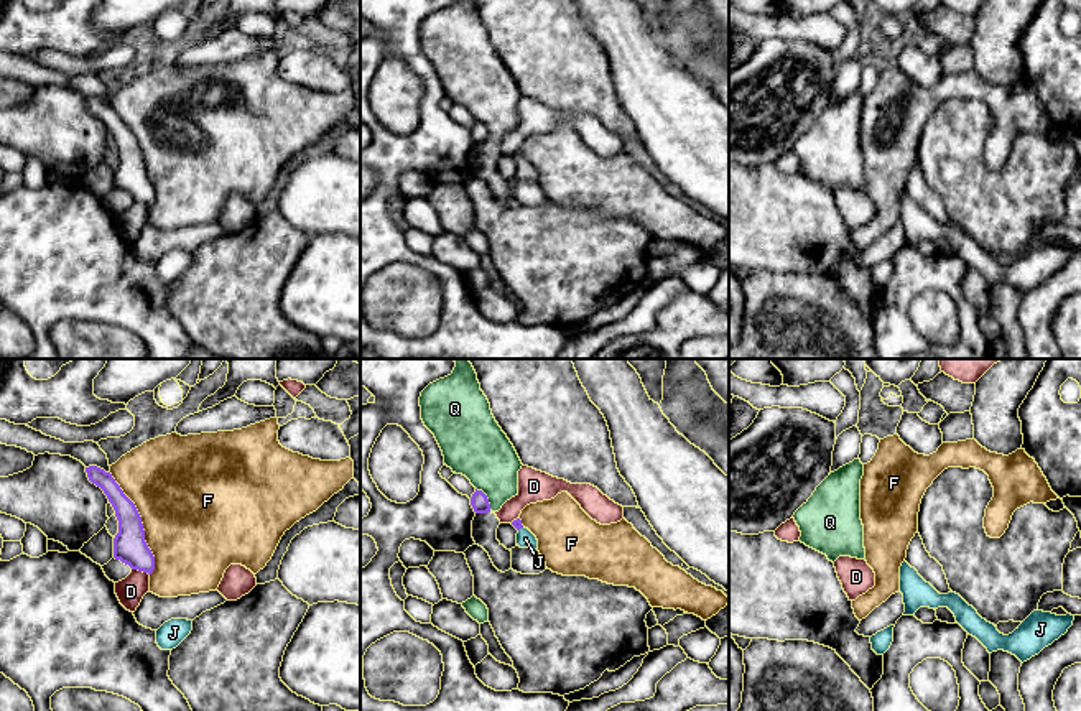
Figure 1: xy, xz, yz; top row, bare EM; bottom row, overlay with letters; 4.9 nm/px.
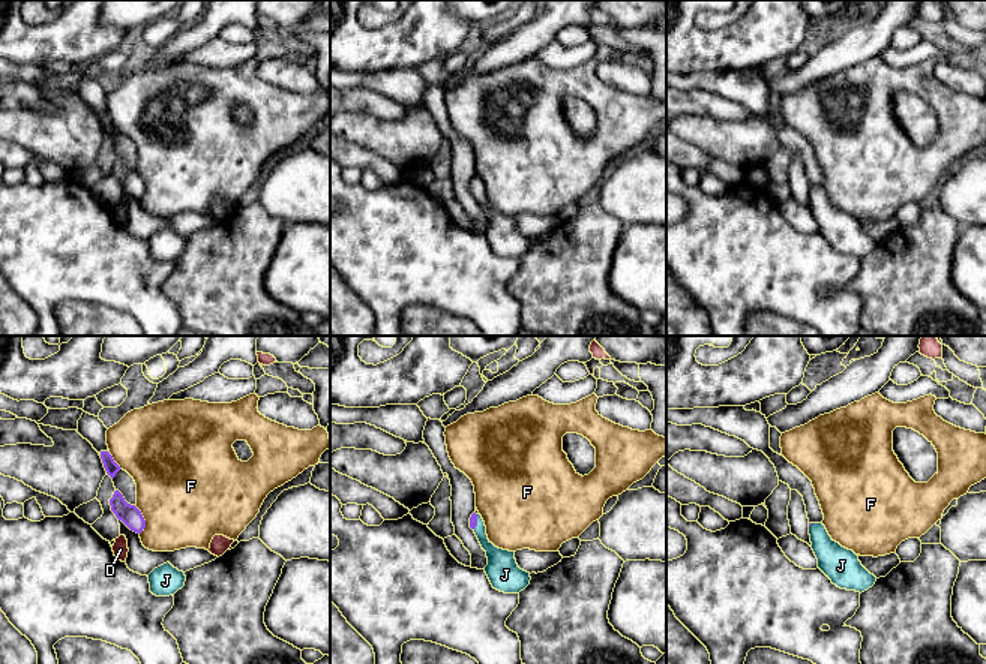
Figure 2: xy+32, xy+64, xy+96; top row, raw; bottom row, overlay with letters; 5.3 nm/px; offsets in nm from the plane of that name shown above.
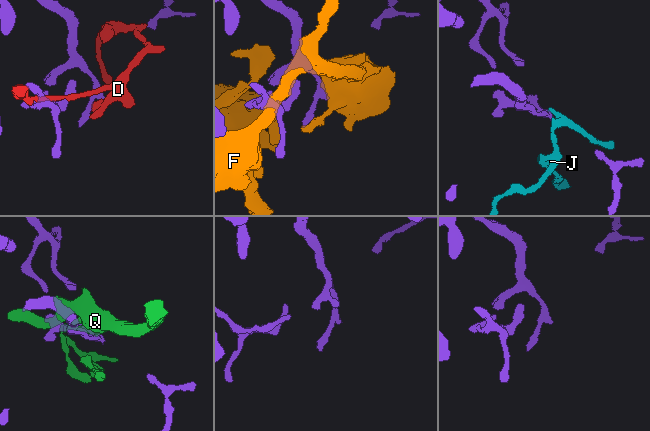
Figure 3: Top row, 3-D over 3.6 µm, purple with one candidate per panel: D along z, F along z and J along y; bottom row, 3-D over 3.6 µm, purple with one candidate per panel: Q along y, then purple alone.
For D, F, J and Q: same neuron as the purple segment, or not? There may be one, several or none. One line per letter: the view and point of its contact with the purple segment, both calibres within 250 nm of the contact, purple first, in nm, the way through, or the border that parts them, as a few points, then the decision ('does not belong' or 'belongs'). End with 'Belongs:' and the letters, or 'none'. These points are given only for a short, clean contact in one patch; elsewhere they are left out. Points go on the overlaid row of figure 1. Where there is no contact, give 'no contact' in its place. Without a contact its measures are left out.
D: xy (140, 570) | 160/140 nm | does not belong
F: xy (142, 524) | 160/500 nm | does not belong
J: xz (520, 527) | 50/90 nm | across xz (517, 524), (520, 527), (525, 539) | belongs
Q: xz (486, 497) | 90/300 nm | does not belong
Belongs: J

